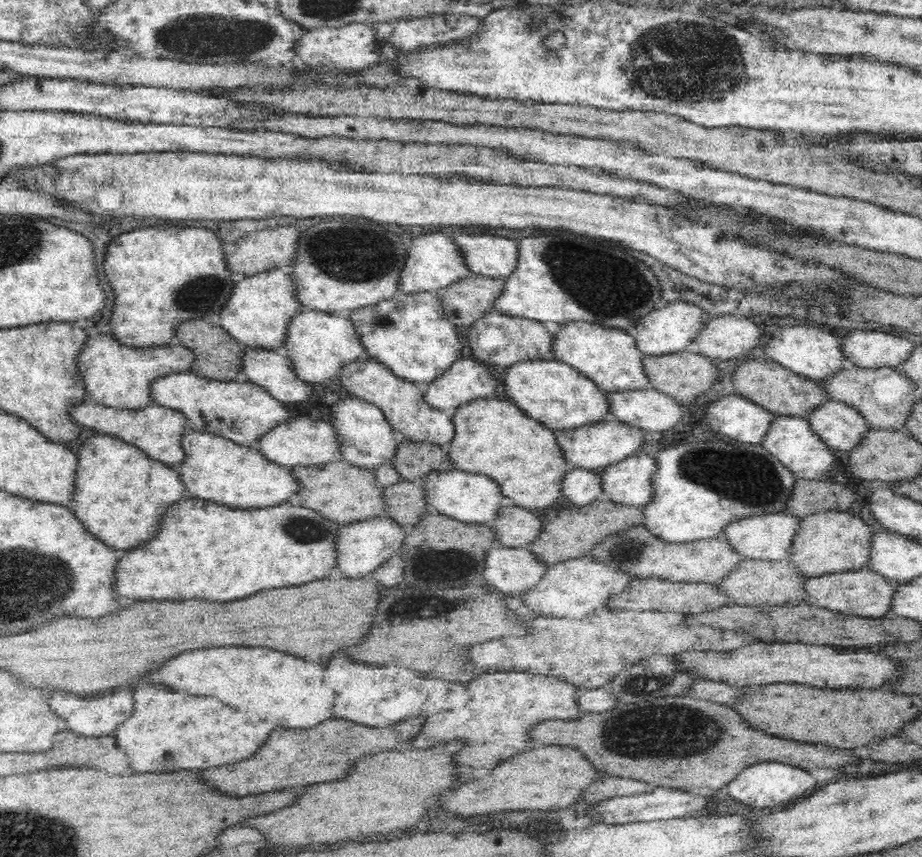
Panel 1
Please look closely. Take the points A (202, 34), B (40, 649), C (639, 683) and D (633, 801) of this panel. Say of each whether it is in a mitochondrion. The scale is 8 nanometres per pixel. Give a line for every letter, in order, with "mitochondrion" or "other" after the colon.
A: mitochondrion
B: other
C: mitochondrion
D: other

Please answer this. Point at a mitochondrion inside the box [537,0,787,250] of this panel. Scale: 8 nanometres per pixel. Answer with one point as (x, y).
(676, 61)

